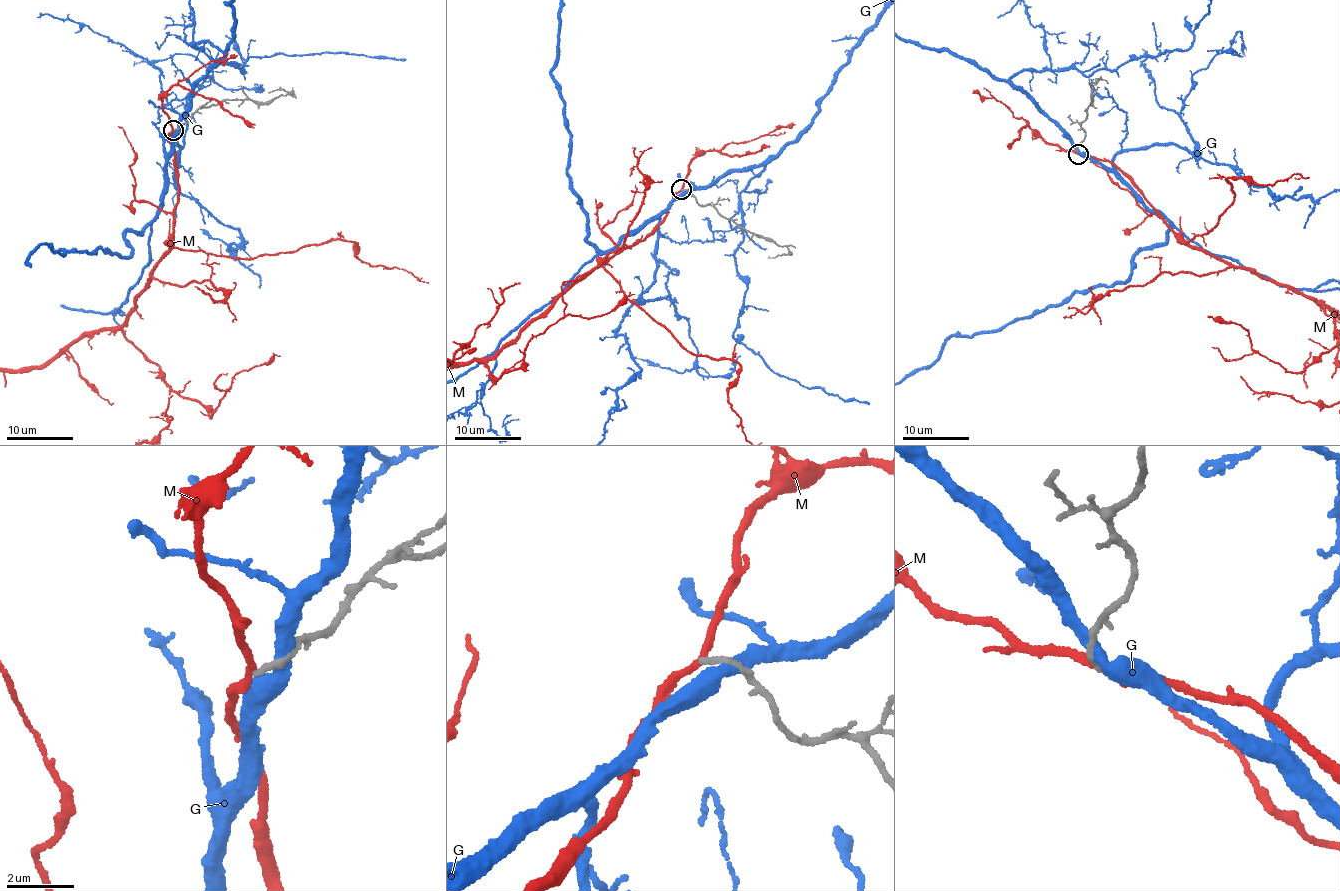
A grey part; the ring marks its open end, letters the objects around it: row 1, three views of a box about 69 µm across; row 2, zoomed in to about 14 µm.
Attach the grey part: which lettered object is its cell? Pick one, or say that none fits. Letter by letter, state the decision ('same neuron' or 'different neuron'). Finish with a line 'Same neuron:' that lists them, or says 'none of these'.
G: different neuron
M: different neuron
Same neuron: none of these

